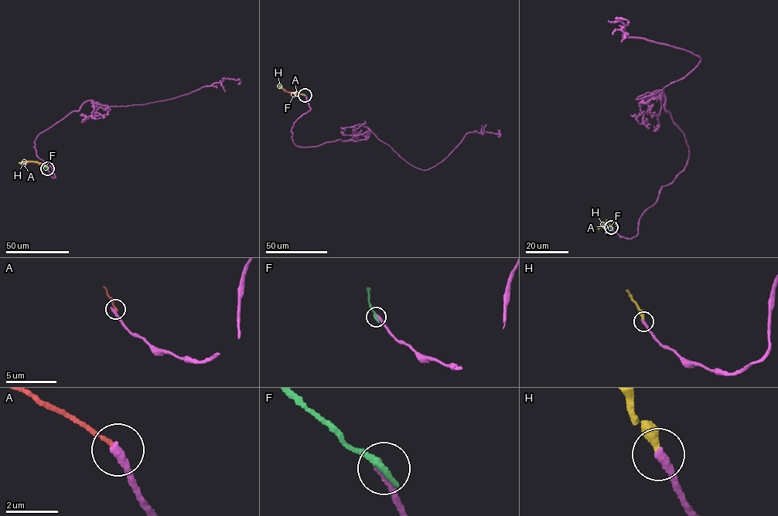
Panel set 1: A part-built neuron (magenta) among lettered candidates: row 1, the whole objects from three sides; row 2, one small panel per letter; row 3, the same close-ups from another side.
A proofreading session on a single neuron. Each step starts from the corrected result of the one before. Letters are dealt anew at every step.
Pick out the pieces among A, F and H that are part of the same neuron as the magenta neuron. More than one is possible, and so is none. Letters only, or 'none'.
H

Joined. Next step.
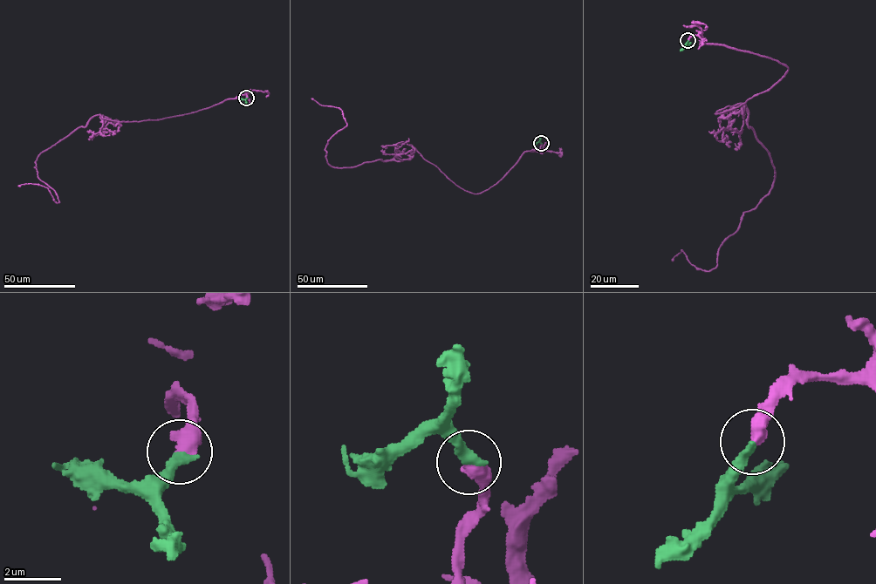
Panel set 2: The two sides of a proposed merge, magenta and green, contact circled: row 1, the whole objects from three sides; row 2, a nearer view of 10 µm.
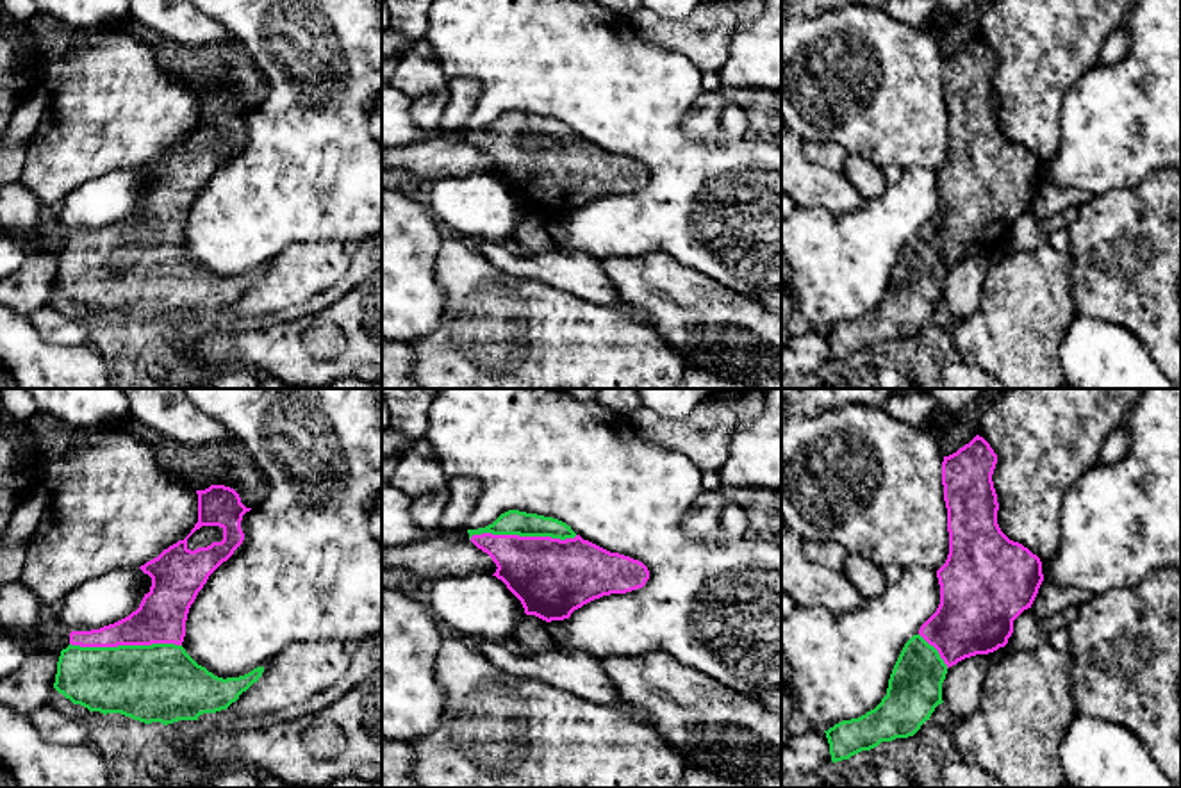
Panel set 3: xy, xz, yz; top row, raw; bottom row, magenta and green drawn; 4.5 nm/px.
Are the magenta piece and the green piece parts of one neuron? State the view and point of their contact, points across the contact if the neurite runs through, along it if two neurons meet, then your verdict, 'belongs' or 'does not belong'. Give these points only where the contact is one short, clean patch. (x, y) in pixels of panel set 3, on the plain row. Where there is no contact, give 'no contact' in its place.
contact xy (125, 245); belongs

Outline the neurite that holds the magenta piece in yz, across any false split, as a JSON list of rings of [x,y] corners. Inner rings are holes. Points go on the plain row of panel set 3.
[[[976,36],[956,53],[944,57],[942,86],[947,109],[949,155],[937,171],[940,205],[903,248],[888,280],[887,296],[865,316],[842,321],[826,333],[831,362],[871,351],[881,342],[913,337],[942,305],[942,283],[947,269],[958,262],[1004,248],[1013,221],[1031,209],[1044,182],[1042,162],[1028,148],[1010,141],[997,125],[997,94],[992,75],[997,55]]]

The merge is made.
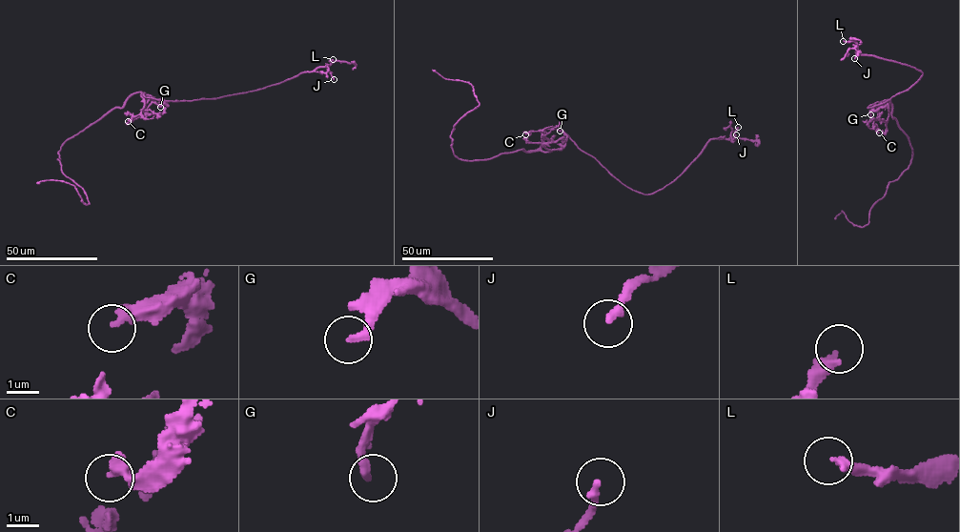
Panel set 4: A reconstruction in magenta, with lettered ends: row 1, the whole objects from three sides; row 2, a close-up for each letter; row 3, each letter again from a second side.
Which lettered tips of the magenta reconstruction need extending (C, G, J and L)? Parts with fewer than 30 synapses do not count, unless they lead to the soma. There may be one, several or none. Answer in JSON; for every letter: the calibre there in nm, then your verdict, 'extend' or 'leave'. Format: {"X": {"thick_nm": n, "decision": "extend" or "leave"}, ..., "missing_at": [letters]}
{"C": {"thick_nm": 320, "decision": "leave"}, "G": {"thick_nm": 280, "decision": "leave"}, "J": {"thick_nm": 240, "decision": "leave"}, "L": {"thick_nm": 320, "decision": "extend"}, "missing_at": ["L"]}

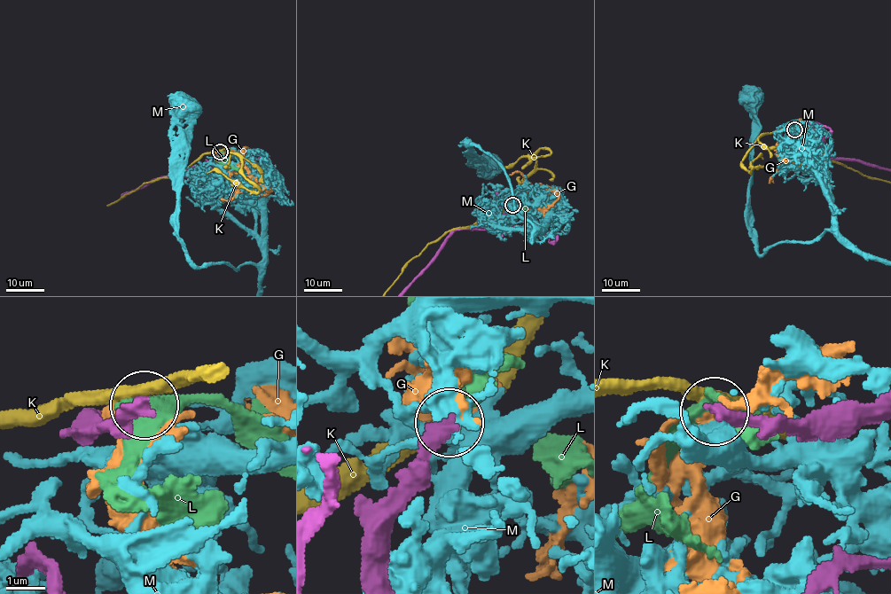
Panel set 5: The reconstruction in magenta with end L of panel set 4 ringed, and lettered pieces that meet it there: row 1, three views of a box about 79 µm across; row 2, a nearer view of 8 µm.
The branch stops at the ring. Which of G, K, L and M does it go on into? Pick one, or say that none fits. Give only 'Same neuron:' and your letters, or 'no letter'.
Same neuron: L

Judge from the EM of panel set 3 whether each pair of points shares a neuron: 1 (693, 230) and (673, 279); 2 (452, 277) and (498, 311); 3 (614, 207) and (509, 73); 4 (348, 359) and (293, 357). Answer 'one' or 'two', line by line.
1: two
2: one
3: one
4: one

